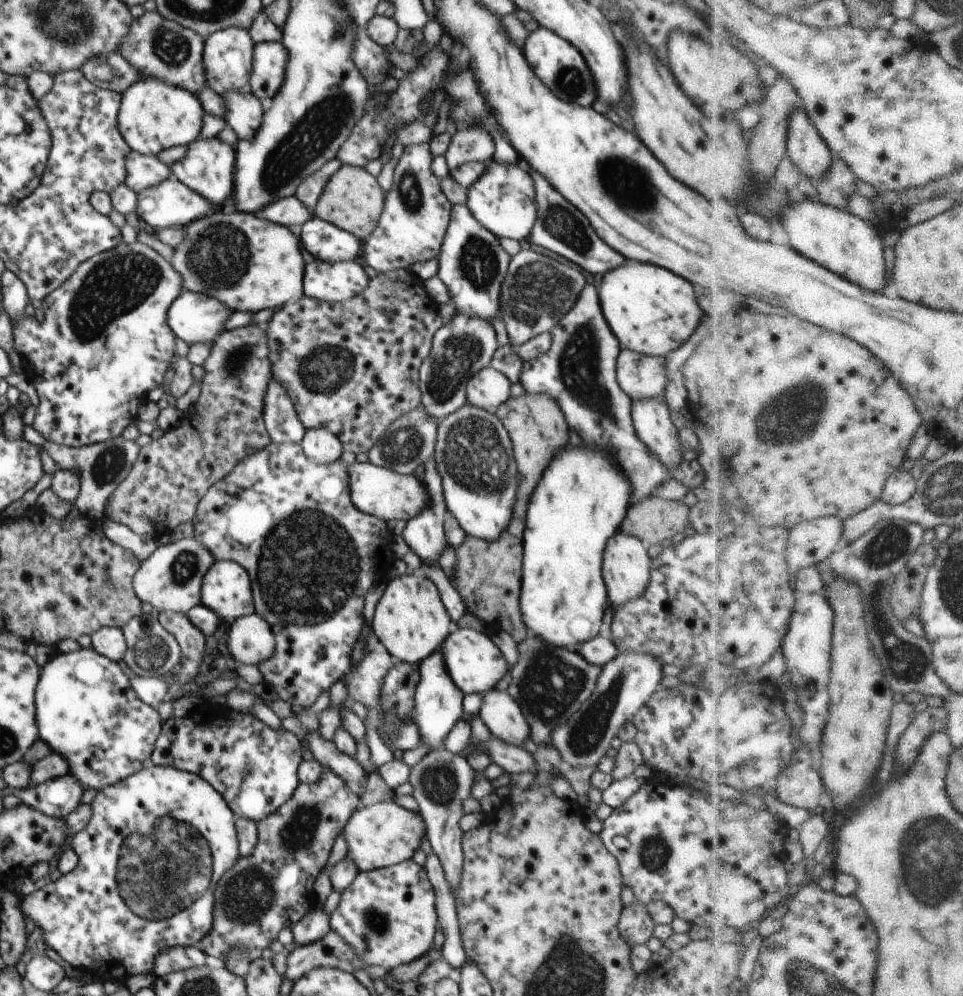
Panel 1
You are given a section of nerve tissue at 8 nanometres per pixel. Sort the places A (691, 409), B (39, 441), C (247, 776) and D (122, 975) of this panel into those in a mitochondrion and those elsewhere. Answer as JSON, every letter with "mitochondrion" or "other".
{"A":"other","B":"other","C":"mitochondrion","D":"other"}

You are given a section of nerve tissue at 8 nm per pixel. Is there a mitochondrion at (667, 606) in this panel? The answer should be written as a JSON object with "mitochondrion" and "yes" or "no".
{"mitochondrion":"no"}

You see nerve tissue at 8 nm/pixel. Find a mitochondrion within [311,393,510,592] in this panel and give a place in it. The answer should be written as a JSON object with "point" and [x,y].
{"point":[399,449]}

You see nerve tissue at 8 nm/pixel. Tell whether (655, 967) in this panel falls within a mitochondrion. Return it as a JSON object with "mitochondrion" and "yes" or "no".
{"mitochondrion":"no"}

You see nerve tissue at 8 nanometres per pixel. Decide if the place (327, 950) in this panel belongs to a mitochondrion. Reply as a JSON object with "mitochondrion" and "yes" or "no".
{"mitochondrion":"no"}

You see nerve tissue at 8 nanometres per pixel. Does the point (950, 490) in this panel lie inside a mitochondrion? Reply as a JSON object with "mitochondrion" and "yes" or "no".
{"mitochondrion":"yes"}

